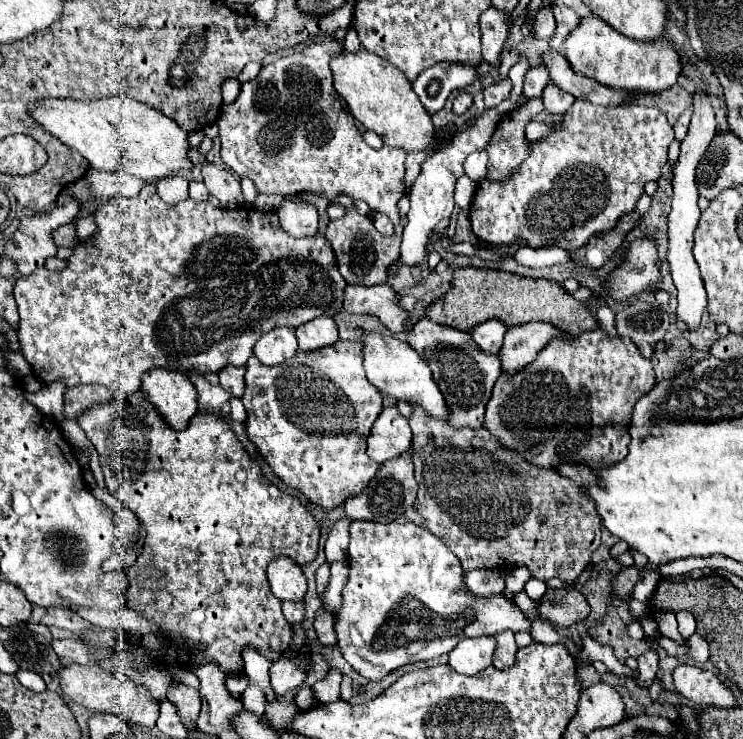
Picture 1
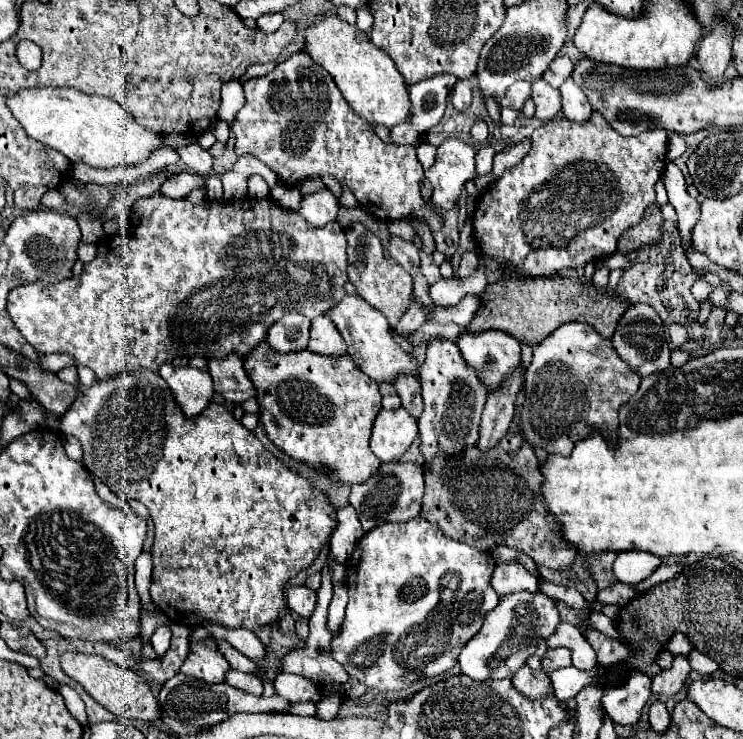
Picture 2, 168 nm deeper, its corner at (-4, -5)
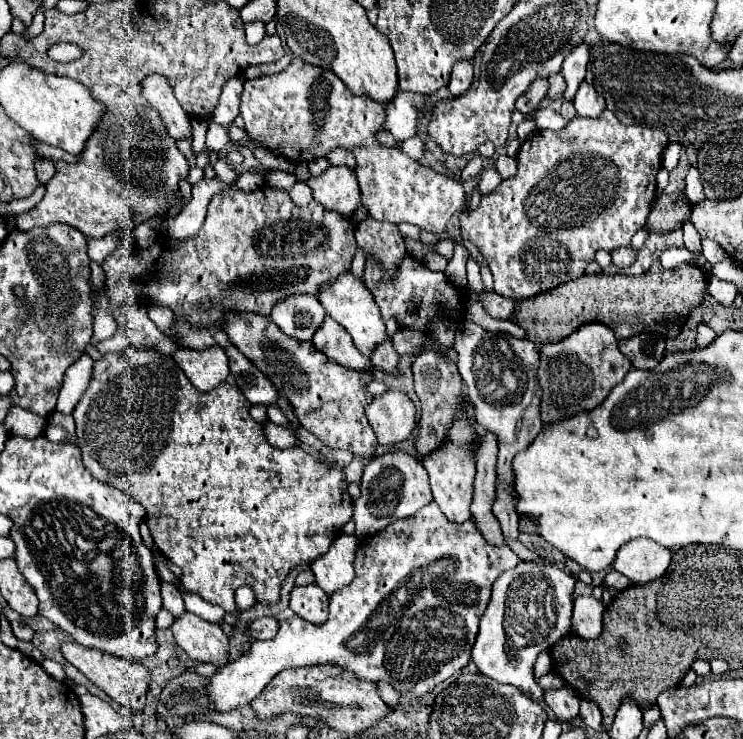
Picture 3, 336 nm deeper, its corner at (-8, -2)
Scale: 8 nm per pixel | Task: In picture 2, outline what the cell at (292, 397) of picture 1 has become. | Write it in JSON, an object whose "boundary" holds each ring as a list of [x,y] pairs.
{"boundary":[[[264,339],[244,357],[244,369],[258,391],[256,399],[260,403],[260,421],[264,423],[268,437],[284,453],[308,463],[310,467],[318,467],[320,463],[332,467],[334,471],[328,473],[328,477],[334,483],[362,483],[368,477],[372,477],[372,473],[380,467],[378,457],[374,457],[368,445],[374,417],[382,407],[378,383],[366,377],[354,365],[354,361],[350,361],[350,357],[324,357],[314,355],[308,349],[300,353],[274,353],[274,349],[268,349]]]}

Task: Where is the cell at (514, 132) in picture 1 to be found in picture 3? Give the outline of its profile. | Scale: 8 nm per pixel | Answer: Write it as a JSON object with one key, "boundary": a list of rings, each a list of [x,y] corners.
{"boundary":[[[562,74],[550,76],[550,78],[548,78],[548,84],[550,84],[550,88],[548,88],[548,92],[546,92],[546,98],[548,98],[548,100],[560,100],[560,98],[564,96],[564,90],[566,90],[566,82],[564,82]]]}

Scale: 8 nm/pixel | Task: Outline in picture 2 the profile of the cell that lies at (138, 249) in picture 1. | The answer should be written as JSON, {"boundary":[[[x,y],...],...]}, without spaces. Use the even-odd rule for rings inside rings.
{"boundary":[[[160,191],[138,199],[134,203],[136,207],[136,225],[128,235],[112,235],[98,243],[98,255],[90,263],[84,265],[82,275],[74,275],[68,281],[60,281],[56,285],[20,285],[14,287],[8,293],[8,315],[18,327],[18,331],[24,335],[24,339],[42,355],[48,353],[68,353],[76,359],[76,365],[86,365],[94,369],[98,379],[110,379],[118,371],[140,371],[140,369],[152,369],[158,371],[162,363],[172,363],[174,357],[190,357],[190,355],[202,355],[202,357],[224,357],[228,353],[240,353],[242,357],[254,349],[262,337],[266,337],[272,323],[276,323],[284,313],[298,309],[298,313],[306,315],[308,319],[314,319],[318,315],[328,313],[342,297],[344,297],[344,283],[348,281],[346,275],[346,237],[344,229],[338,221],[332,221],[324,227],[314,229],[310,223],[304,221],[304,217],[298,211],[290,211],[280,207],[274,199],[242,199],[234,203],[222,203],[222,201],[204,201],[200,205],[192,205],[188,199],[168,199]],[[252,279],[258,279],[258,289],[248,289],[248,283]]]}

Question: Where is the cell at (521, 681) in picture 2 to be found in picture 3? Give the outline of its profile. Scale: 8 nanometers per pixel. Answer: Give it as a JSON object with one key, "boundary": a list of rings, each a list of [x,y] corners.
{"boundary":[[[560,688],[560,690],[546,690],[544,692],[544,702],[562,720],[572,720],[572,716],[578,714],[580,698],[574,692],[570,692],[568,688]]]}

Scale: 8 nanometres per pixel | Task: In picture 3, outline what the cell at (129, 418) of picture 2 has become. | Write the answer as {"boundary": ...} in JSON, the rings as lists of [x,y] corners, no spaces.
{"boundary":[[[124,348],[122,352],[102,356],[102,360],[94,364],[90,388],[86,390],[86,394],[82,396],[82,400],[78,402],[78,406],[72,412],[74,422],[76,422],[76,438],[78,438],[76,444],[82,450],[84,466],[98,480],[122,490],[124,494],[130,494],[136,502],[140,502],[146,508],[148,528],[150,528],[150,534],[154,538],[154,544],[166,556],[166,560],[170,560],[172,564],[176,564],[182,570],[182,576],[178,580],[180,580],[184,590],[200,596],[206,602],[222,606],[228,614],[234,614],[234,616],[242,614],[236,608],[236,600],[234,600],[234,592],[240,586],[250,586],[254,590],[256,604],[266,604],[266,606],[278,604],[280,602],[280,588],[282,588],[286,574],[294,566],[298,566],[302,562],[314,562],[318,556],[326,554],[330,542],[338,536],[340,528],[352,518],[352,498],[346,492],[348,484],[344,480],[342,470],[332,468],[332,466],[316,460],[314,456],[306,454],[298,446],[292,446],[286,450],[272,448],[264,440],[262,426],[258,422],[250,420],[248,408],[250,408],[250,402],[246,402],[246,398],[242,398],[242,394],[238,394],[236,386],[230,386],[224,382],[218,388],[202,394],[202,392],[194,390],[194,386],[188,382],[188,378],[182,374],[182,370],[178,370],[178,366],[174,364],[174,360],[170,356],[162,356],[162,354],[152,352],[152,350]]]}

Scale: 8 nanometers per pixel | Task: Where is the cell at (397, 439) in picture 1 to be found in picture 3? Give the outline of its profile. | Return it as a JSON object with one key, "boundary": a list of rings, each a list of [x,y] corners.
{"boundary":[[[388,390],[384,396],[374,398],[372,404],[366,408],[366,418],[368,418],[370,426],[372,426],[378,442],[386,444],[386,446],[404,442],[412,434],[412,430],[416,428],[416,408],[414,408],[412,400],[404,392]]]}

